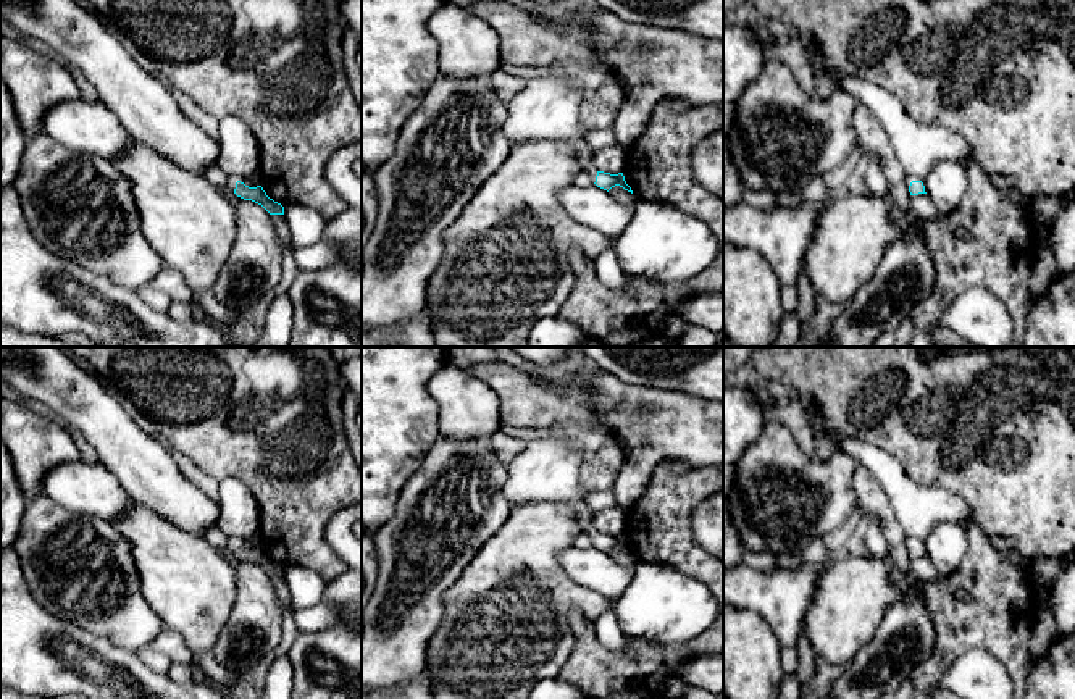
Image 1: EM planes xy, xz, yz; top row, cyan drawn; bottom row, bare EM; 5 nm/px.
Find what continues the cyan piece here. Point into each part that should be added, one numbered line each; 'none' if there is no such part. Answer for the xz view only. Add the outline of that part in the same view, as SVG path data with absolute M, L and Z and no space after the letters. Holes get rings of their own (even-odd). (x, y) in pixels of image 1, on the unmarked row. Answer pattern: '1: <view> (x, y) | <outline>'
1: xz (546, 470) | M575 434L538 439L507 463L504 496L512 507L534 502L570 504L583 533L594 539L592 513L583 502L578 471L583 465L579 437Z

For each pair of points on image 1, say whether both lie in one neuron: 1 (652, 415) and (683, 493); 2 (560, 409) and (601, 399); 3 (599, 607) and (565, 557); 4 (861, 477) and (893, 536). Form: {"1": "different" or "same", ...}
{"1": "different", "2": "same", "3": "different", "4": "same"}

